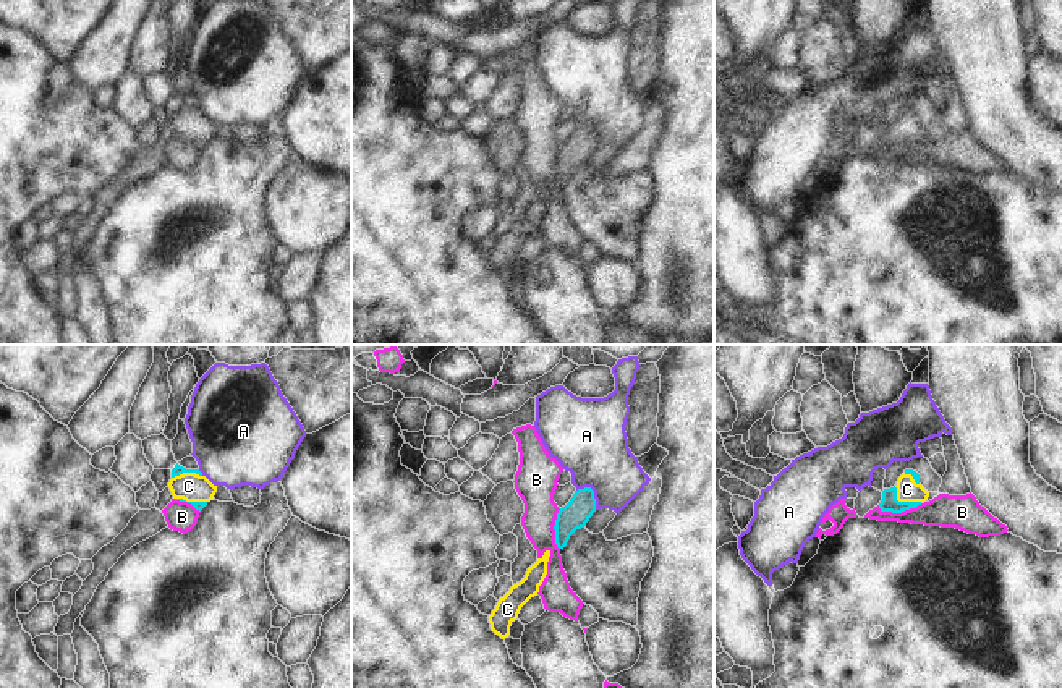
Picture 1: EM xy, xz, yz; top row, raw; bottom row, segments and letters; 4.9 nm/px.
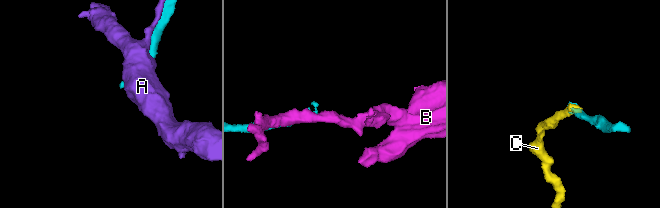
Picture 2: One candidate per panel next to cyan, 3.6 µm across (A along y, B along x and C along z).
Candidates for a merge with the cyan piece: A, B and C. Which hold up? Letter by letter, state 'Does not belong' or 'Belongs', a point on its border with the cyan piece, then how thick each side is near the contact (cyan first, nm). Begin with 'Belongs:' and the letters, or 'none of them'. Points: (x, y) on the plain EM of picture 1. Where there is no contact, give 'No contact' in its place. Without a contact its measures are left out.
Belongs: C
A: Does not belong. Touches cyan at xz (593, 130). Thickness 140 nm (cyan) against 360 nm
B: Does not belong. Touches cyan at yz (899, 149). Thickness 90 nm (cyan) against 160 nm
C: Belongs. Touches cyan at yz (902, 140). Thickness 90 nm (cyan) against 110 nm

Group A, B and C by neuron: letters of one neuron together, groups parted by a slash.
A / B / C

